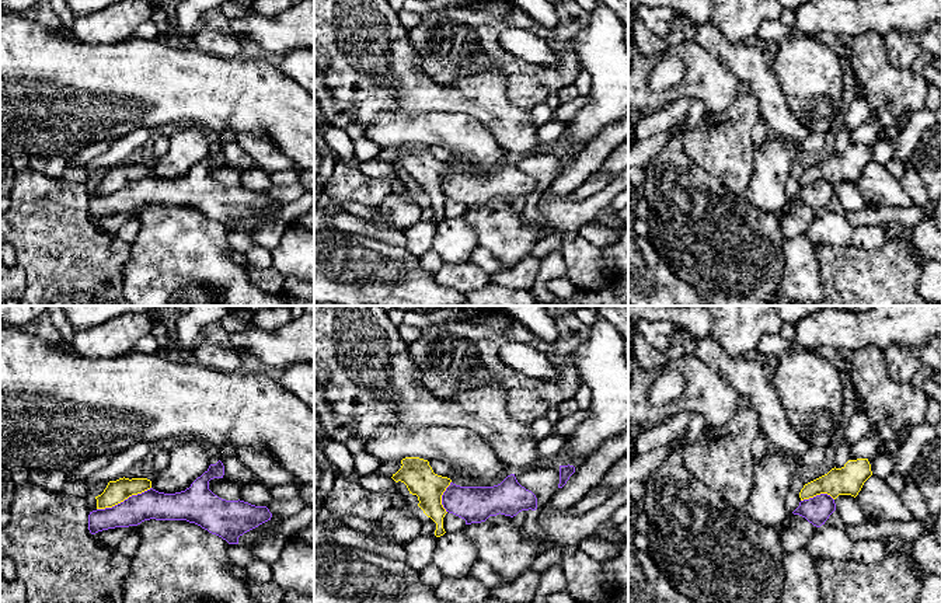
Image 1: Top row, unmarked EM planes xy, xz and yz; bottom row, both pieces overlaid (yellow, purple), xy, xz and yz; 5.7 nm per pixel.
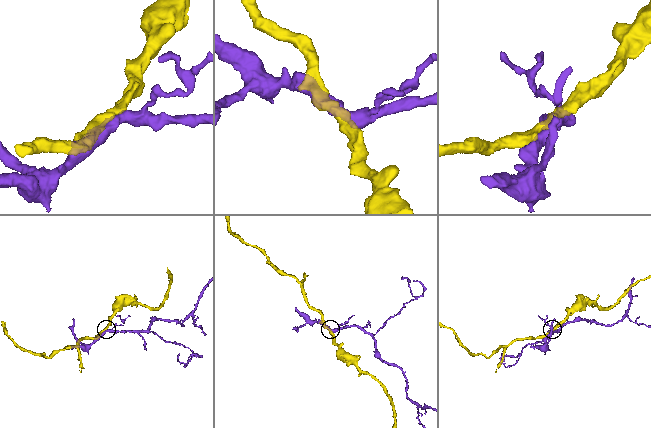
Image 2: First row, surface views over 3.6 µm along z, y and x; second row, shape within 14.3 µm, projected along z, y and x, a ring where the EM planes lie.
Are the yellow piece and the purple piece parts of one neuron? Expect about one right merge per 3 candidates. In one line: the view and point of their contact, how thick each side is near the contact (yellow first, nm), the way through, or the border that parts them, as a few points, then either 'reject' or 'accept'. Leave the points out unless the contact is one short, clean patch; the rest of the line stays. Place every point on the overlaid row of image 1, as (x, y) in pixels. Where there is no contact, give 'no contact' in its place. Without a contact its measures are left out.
contact xy (124, 499); calibres 130 and 160 nm; reject

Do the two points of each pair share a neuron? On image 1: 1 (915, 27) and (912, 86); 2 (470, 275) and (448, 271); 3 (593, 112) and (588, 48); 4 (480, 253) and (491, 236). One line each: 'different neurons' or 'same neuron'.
1: different neurons
2: same neuron
3: same neuron
4: different neurons

